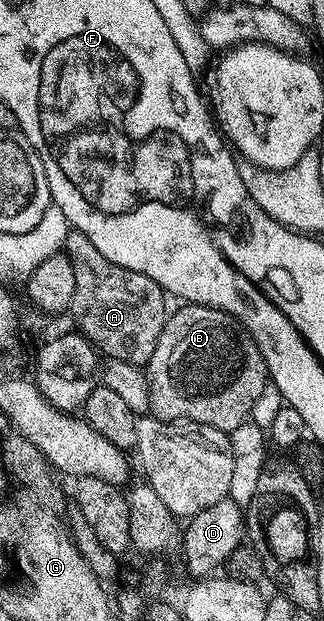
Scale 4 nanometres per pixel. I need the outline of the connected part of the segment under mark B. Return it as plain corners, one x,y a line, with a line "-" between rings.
187,303
179,307
181,309
173,317
171,314
165,320
158,347
154,347
154,355
150,355
146,366
151,389
151,412
164,421
193,421
231,435
251,418
255,401
269,388
270,378
262,351
258,351
256,340
247,329
221,309

